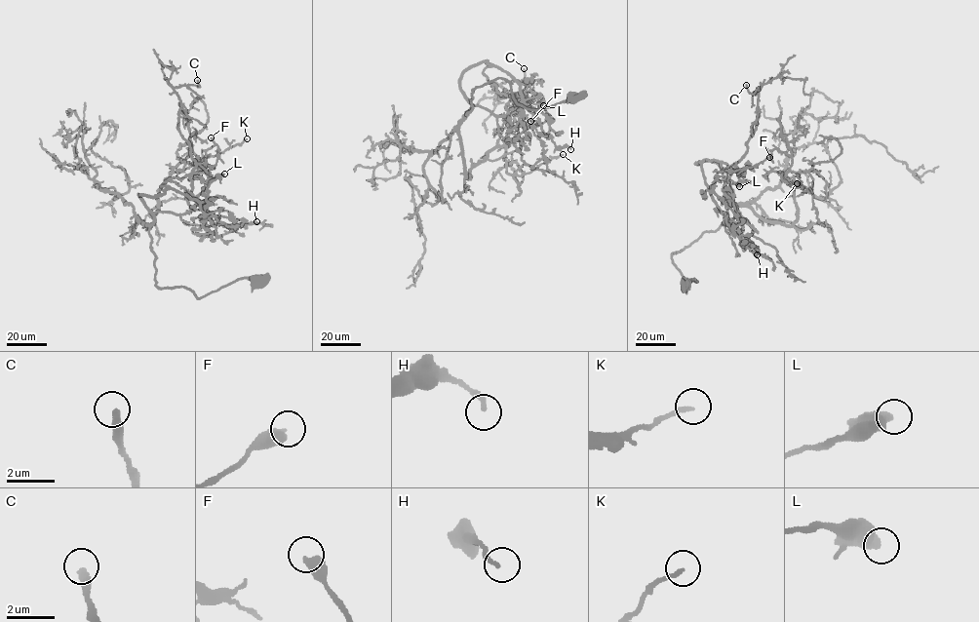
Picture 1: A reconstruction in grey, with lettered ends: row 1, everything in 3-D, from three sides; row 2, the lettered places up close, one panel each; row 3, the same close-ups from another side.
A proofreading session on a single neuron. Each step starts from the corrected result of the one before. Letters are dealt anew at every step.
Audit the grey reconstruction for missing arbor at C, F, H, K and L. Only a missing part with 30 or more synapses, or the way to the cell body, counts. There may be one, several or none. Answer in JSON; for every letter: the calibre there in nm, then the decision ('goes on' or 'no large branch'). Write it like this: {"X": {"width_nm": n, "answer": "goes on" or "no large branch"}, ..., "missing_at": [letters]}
{"C": {"width_nm": 320, "answer": "no large branch"}, "F": {"width_nm": 460, "answer": "no large branch"}, "H": {"width_nm": 200, "answer": "no large branch"}, "K": {"width_nm": 160, "answer": "no large branch"}, "L": {"width_nm": 500, "answer": "no large branch"}, "missing_at": []}

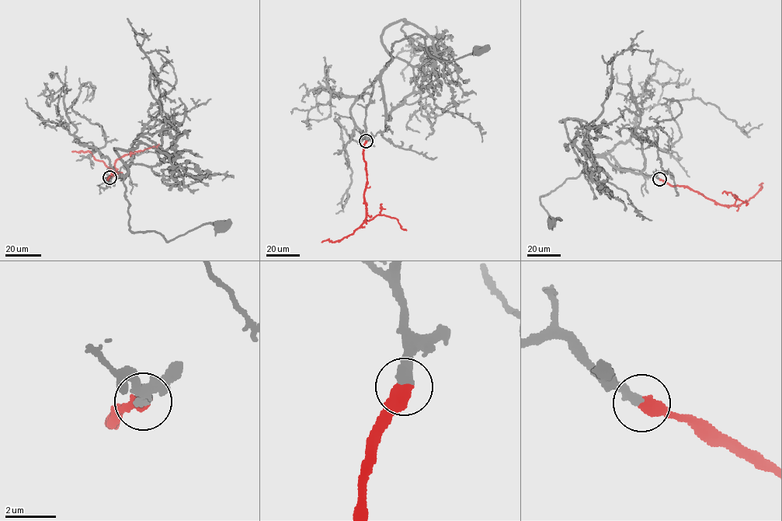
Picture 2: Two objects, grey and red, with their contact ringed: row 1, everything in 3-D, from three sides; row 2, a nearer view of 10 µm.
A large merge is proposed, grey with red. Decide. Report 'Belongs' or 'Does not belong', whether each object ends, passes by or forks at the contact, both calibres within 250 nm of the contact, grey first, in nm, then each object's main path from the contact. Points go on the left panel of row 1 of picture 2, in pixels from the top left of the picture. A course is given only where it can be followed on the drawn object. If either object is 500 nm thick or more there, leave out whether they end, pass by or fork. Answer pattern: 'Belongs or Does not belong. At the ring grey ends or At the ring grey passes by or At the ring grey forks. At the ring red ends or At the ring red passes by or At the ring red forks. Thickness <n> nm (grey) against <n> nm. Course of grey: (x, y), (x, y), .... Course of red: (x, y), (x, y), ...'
Belongs. Thickness 440 nm (grey) against 550 nm. Course of grey: (109, 177), (106, 182), (112, 171), (123, 176), (130, 231), (157, 232), (168, 241), (207, 223), (218, 225). Course of red: (109, 177), (112, 172), (114, 172), (112, 175), (116, 175), (114, 164), (117, 159), (158, 144)

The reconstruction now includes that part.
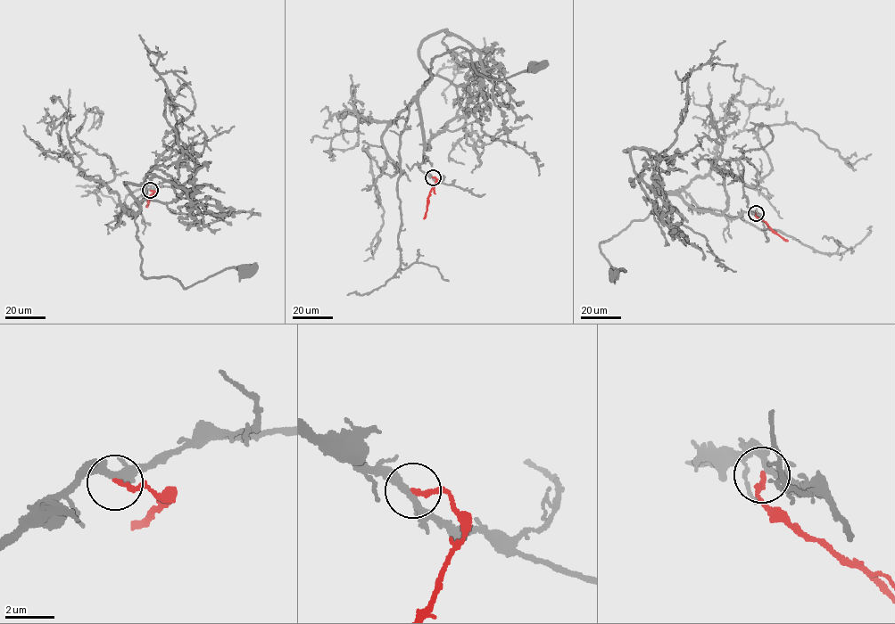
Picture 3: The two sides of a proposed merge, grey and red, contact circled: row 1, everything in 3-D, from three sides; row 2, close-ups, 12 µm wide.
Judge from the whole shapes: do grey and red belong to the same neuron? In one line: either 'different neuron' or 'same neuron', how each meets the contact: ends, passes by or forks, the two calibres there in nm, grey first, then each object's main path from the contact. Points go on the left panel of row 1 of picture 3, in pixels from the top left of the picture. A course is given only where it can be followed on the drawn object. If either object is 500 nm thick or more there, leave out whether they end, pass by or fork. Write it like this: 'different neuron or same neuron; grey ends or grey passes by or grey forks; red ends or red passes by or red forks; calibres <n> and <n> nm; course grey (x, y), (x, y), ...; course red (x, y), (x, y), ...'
same neuron; grey forks; red ends; calibres 220 and 180 nm; course grey (150, 190), (128, 215), (143, 276), (173, 277), (186, 288), (243, 270); course red (150, 191), (154, 192), (145, 206)

